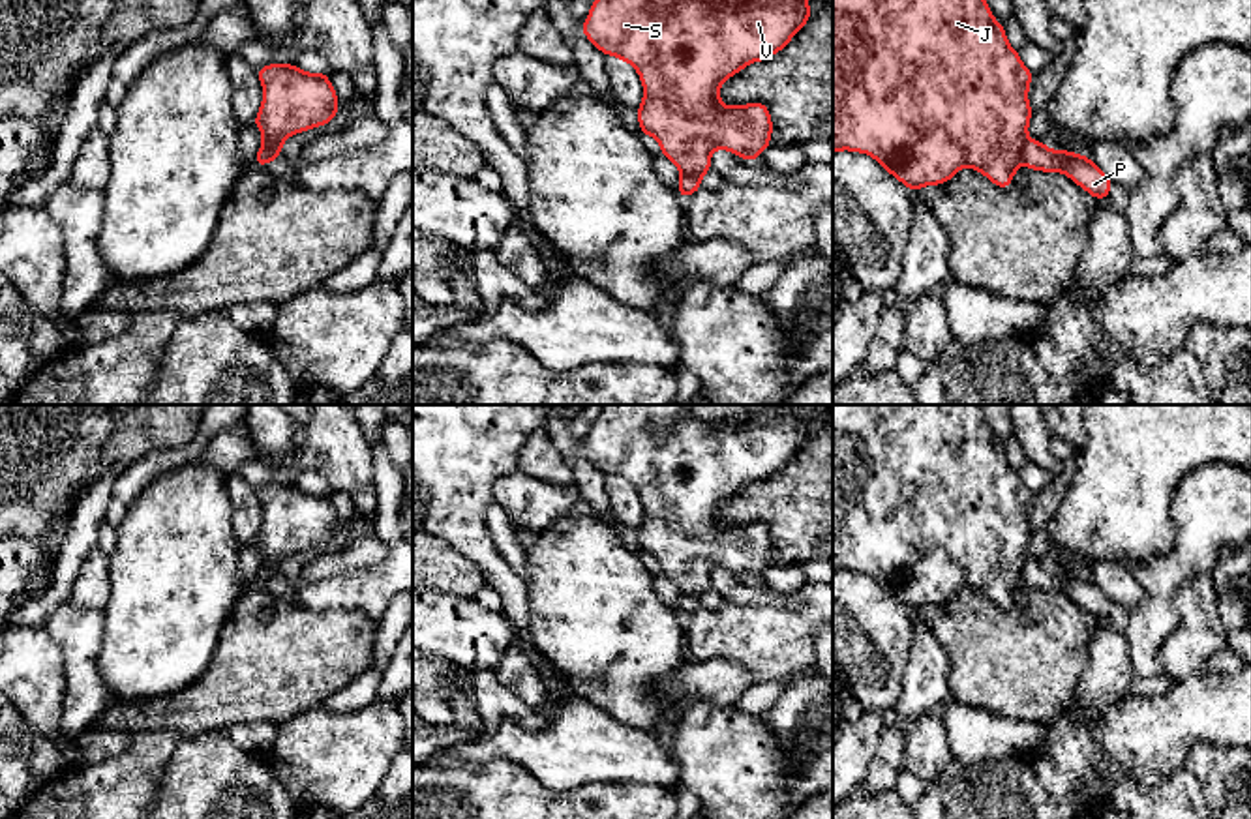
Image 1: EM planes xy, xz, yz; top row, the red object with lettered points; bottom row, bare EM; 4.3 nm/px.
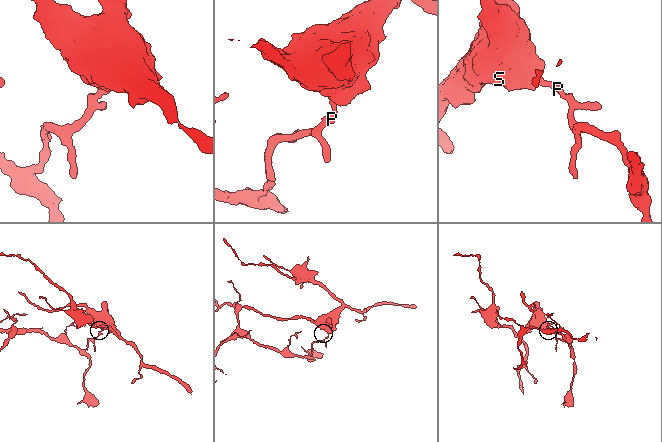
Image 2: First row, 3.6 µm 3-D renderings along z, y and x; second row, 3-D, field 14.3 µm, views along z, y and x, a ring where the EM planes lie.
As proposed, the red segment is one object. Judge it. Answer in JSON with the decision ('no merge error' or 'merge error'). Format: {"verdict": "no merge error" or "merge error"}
{"verdict": "merge error"}

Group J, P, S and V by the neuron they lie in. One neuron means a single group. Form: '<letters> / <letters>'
J S V / P

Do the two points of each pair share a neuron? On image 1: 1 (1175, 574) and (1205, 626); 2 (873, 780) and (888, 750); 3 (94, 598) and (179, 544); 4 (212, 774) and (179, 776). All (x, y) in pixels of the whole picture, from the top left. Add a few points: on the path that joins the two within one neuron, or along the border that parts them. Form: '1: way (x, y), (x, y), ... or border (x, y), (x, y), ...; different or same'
1: border (1208, 572), (1176, 593), (1173, 630); different
2: way (880, 773), (888, 758); same
3: border (109, 557), (109, 598), (100, 610); different
4: way (205, 776), (186, 776); same

